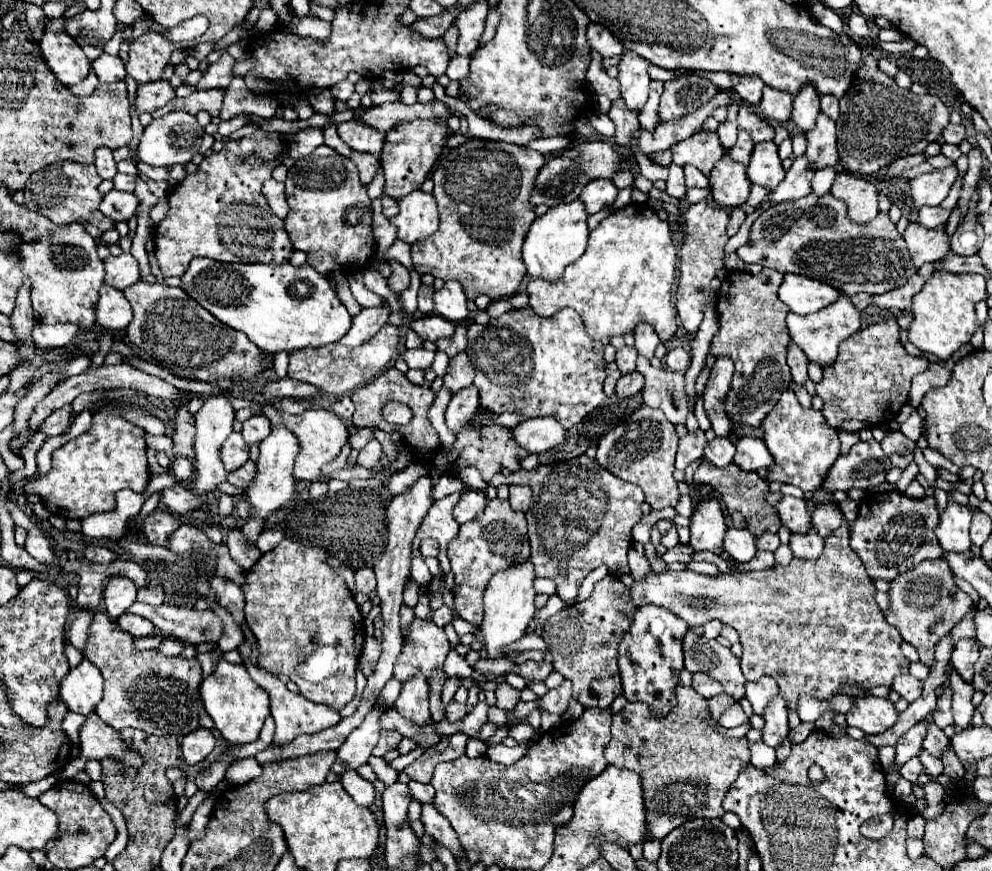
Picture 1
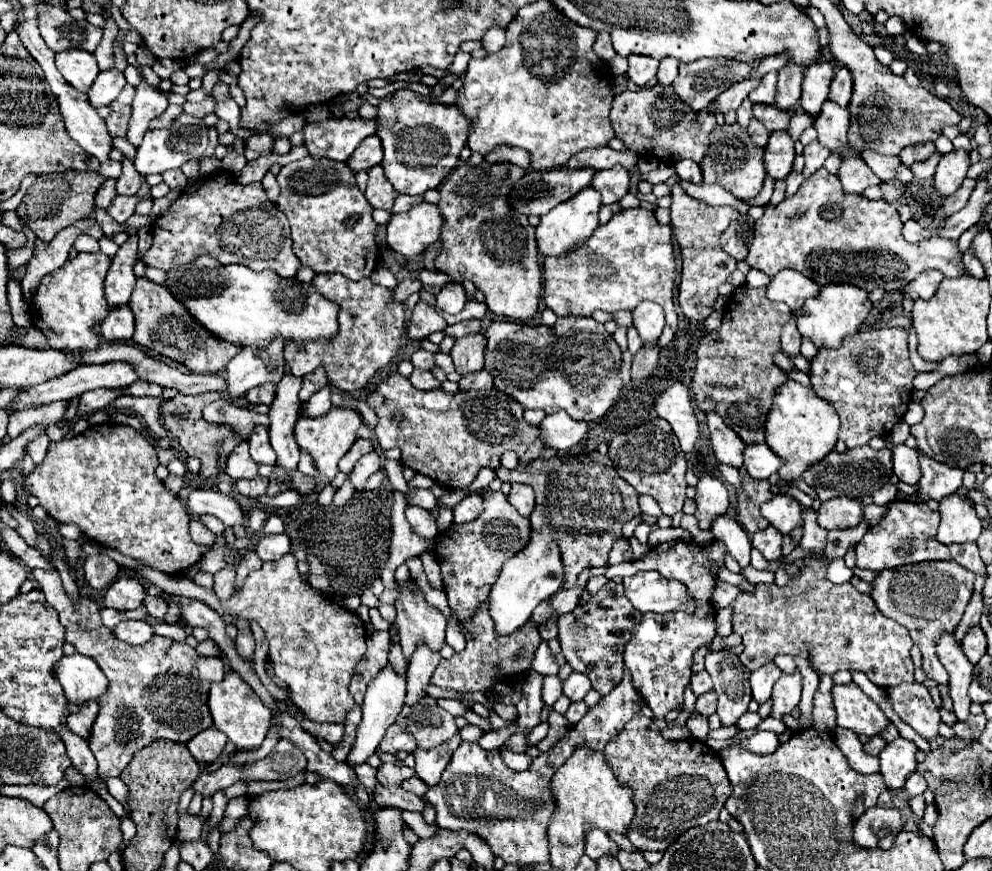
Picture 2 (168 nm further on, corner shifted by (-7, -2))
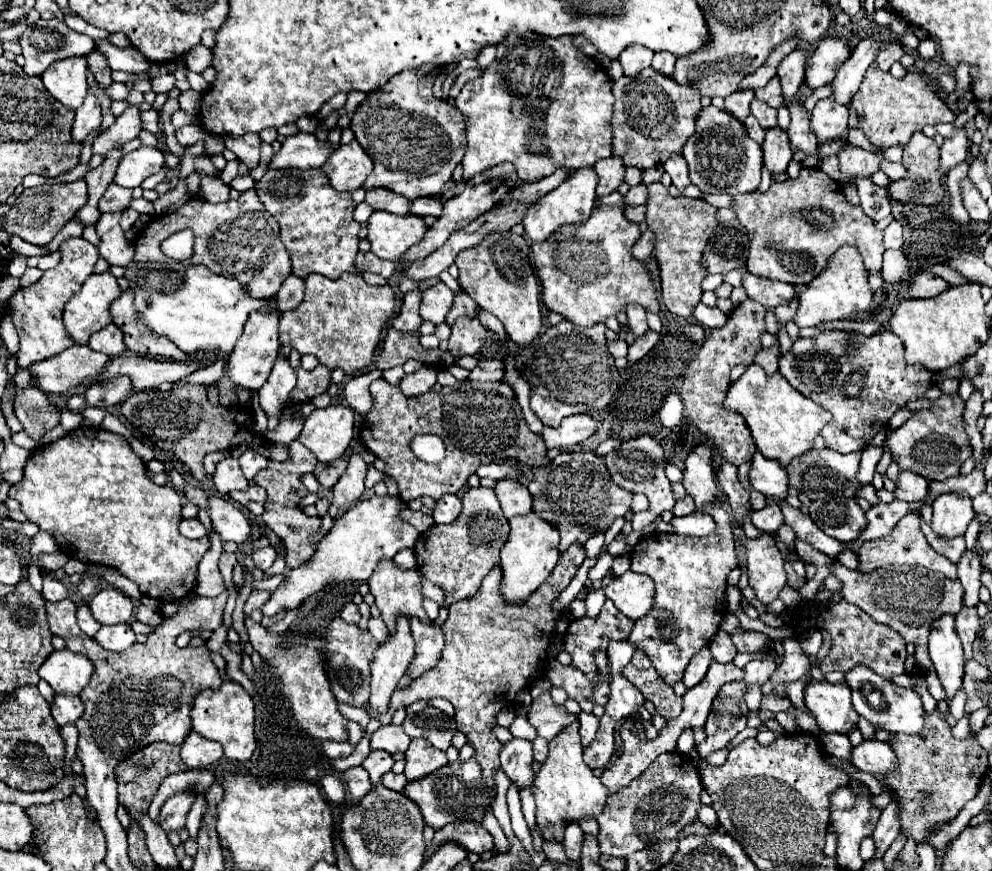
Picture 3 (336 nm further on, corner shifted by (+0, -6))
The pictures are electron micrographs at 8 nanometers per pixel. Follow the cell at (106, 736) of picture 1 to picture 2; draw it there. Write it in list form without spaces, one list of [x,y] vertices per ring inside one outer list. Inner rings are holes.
[[[89,700],[89,704],[79,706],[79,712],[77,714],[69,714],[67,728],[71,732],[75,732],[77,736],[81,736],[83,740],[87,740],[89,738],[89,728],[93,726],[93,720],[95,720],[95,714],[97,712],[99,712],[97,700]]]

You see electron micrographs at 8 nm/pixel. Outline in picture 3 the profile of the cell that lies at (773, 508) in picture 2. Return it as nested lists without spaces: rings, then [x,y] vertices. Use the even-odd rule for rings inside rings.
[[[768,504],[766,508],[762,510],[754,510],[752,514],[752,524],[762,530],[762,532],[768,532],[768,534],[774,534],[778,532],[778,528],[784,524],[784,516],[782,516],[782,510],[778,504]]]

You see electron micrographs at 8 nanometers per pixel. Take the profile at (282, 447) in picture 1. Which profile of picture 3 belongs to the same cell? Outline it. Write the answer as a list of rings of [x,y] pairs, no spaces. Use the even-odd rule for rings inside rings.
[[[278,356],[274,362],[274,368],[270,372],[270,378],[258,390],[260,406],[268,416],[268,428],[278,426],[284,404],[286,404],[290,392],[294,390],[294,386],[296,386],[296,372],[290,368],[288,360]]]

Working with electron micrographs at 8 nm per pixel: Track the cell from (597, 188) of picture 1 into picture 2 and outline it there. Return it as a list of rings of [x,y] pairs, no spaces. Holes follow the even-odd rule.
[[[613,166],[609,170],[595,172],[593,188],[597,188],[603,196],[603,204],[619,202],[629,192],[629,170],[623,166]]]

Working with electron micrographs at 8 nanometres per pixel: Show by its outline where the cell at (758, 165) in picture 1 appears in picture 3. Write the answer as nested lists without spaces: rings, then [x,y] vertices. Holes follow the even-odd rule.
[[[780,128],[766,130],[762,152],[764,152],[764,166],[772,174],[786,172],[786,168],[788,168],[788,164],[792,160],[792,150],[790,150],[788,134],[784,130],[780,130]]]

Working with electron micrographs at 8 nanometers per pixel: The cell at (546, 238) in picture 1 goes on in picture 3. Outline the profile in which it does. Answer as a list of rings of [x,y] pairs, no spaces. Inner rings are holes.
[[[580,168],[566,180],[566,184],[560,184],[558,188],[554,188],[546,196],[542,196],[526,212],[526,216],[522,220],[526,236],[530,238],[530,242],[546,242],[564,224],[582,224],[582,222],[586,222],[592,214],[594,204],[596,204],[596,184],[598,184],[596,172],[592,168]]]

